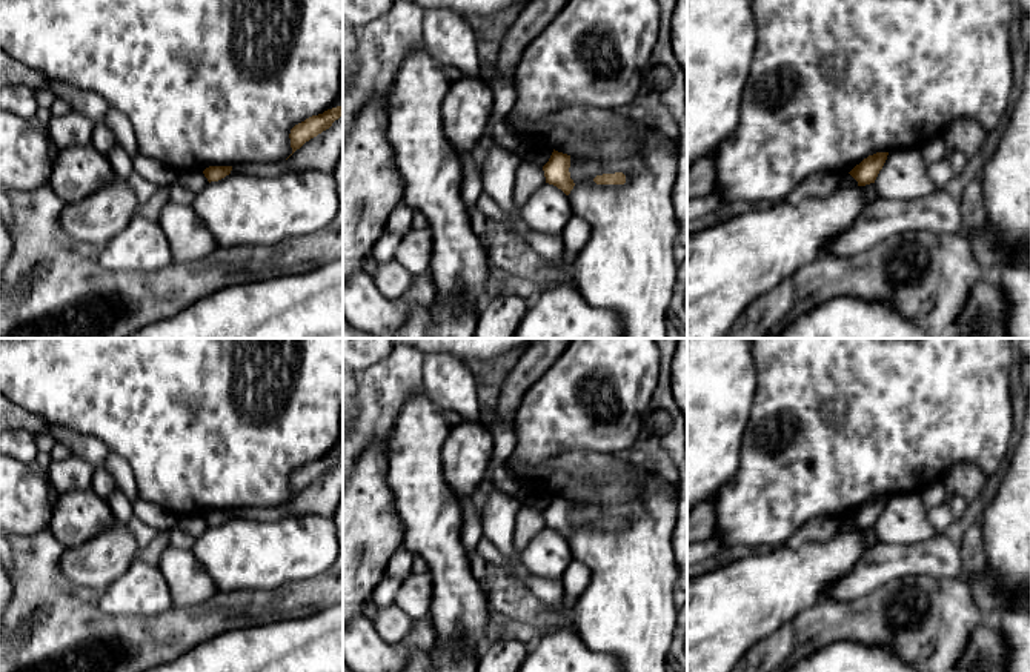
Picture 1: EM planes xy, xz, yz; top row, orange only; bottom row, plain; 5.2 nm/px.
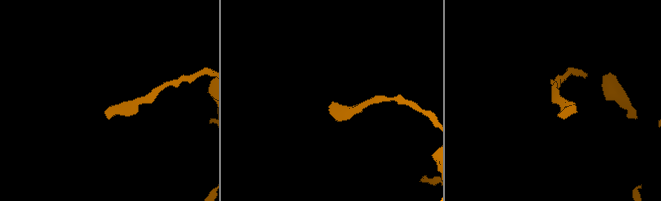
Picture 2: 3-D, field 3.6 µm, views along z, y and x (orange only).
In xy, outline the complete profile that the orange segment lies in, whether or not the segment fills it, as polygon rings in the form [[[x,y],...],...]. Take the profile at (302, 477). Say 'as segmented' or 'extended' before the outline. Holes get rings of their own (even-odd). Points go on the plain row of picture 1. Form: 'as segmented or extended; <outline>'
as segmented; [[[343,449],[327,454],[323,458],[312,460],[304,466],[295,469],[289,478],[292,498],[297,494],[300,494],[306,486],[317,481],[323,475],[329,474],[332,467],[338,464],[341,460],[343,460]]]

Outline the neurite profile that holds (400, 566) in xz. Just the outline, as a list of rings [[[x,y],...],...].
[[[404,547],[398,549],[387,563],[384,577],[404,580],[412,574],[414,554]]]

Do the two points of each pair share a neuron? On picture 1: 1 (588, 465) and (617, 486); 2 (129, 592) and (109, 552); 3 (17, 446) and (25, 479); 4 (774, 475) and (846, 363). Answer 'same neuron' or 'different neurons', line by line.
1: same neuron
2: different neurons
3: different neurons
4: same neuron

